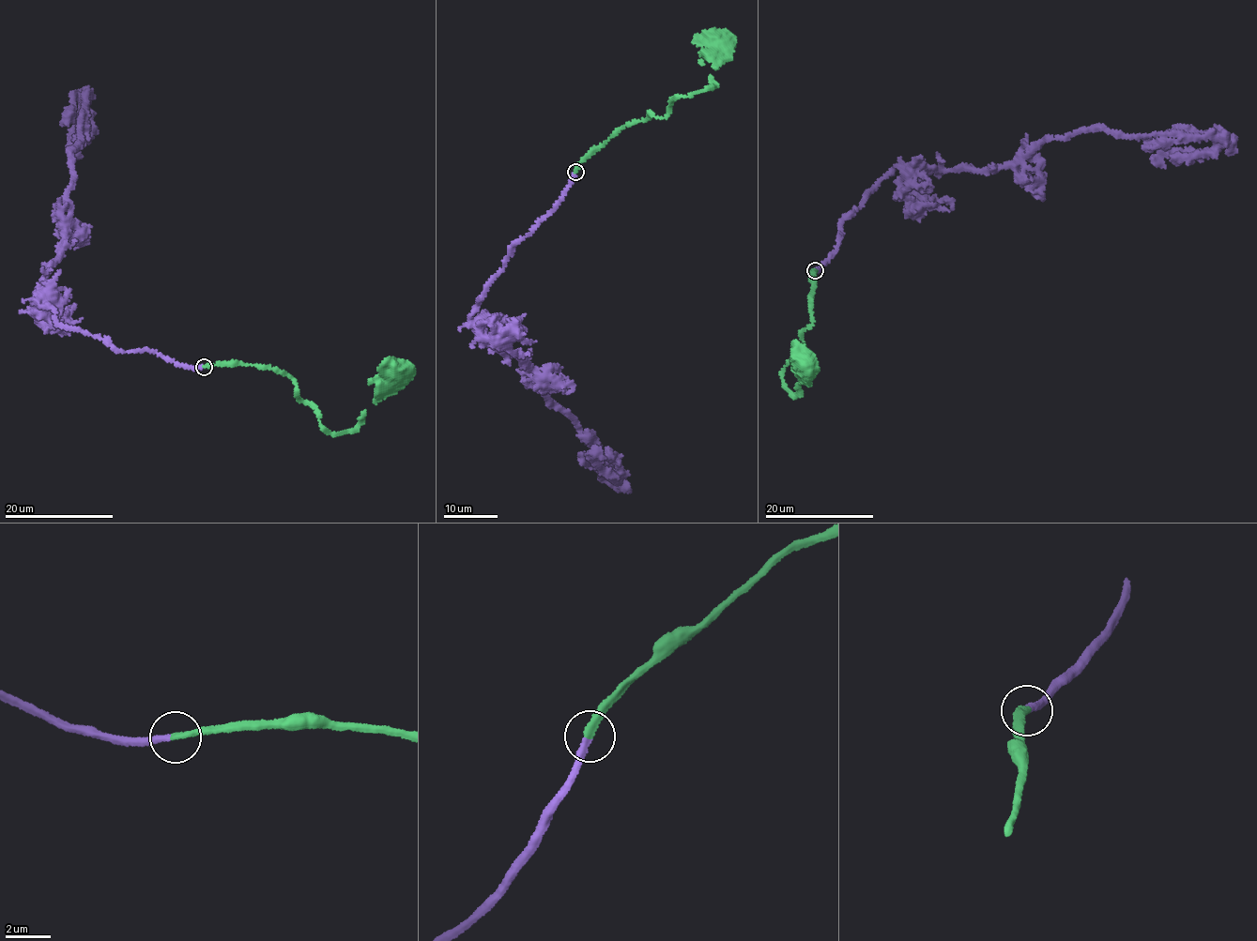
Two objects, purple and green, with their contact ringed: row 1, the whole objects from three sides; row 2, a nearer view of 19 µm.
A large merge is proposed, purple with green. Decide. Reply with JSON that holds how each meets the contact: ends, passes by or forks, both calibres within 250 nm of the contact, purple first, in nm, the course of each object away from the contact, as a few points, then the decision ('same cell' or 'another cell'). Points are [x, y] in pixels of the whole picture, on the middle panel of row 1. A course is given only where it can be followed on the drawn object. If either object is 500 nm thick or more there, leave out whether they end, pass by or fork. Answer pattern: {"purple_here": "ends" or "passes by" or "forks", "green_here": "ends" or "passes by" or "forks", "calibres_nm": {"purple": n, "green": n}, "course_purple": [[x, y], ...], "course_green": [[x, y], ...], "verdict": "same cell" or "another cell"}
{"purple_here": "ends", "green_here": "ends", "calibres_nm": {"purple": 280, "green": 320}, "course_purple": [[575, 172], [554, 210], [512, 247], [470, 321], [534, 371], [544, 396], [591, 448]], "course_green": [[575, 172], [620, 129], [651, 113], [666, 116], [671, 102], [712, 87], [709, 78], [722, 42]], "verdict": "same cell"}

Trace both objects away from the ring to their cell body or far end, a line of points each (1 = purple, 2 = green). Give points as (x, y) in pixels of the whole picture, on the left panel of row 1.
1: (204, 367), (118, 351), (61, 326), (37, 303), (62, 244), (84, 100), (74, 156)
2: (204, 367), (277, 369), (334, 433), (357, 429), (401, 371)

